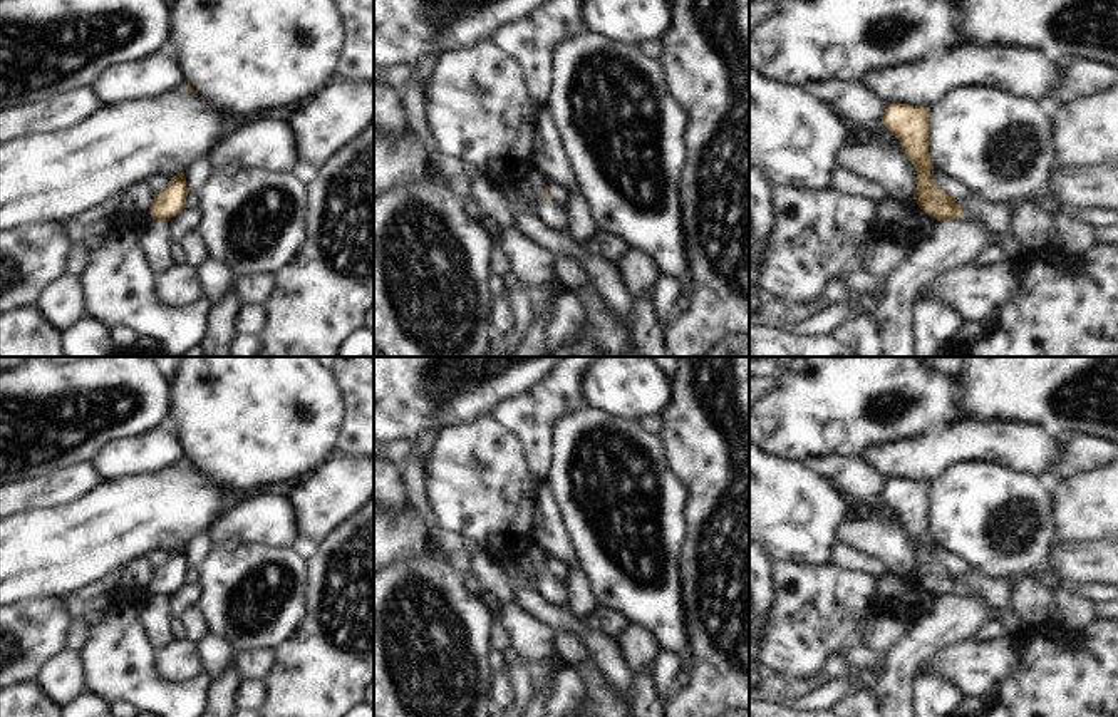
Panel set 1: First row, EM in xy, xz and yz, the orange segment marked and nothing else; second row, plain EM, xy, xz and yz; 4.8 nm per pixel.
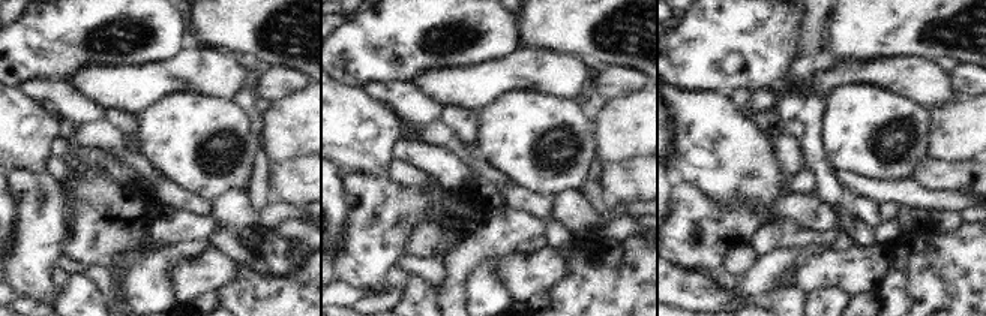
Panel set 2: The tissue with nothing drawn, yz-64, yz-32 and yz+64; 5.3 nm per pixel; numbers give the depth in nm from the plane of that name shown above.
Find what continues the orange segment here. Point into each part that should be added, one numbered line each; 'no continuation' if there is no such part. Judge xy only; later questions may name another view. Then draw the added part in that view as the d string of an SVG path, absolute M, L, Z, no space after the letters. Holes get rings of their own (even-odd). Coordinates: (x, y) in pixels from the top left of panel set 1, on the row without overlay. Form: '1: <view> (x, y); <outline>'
no continuation

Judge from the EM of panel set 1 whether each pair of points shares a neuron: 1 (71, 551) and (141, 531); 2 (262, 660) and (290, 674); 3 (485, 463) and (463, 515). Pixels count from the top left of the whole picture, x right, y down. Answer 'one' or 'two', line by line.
1: one
2: two
3: one

